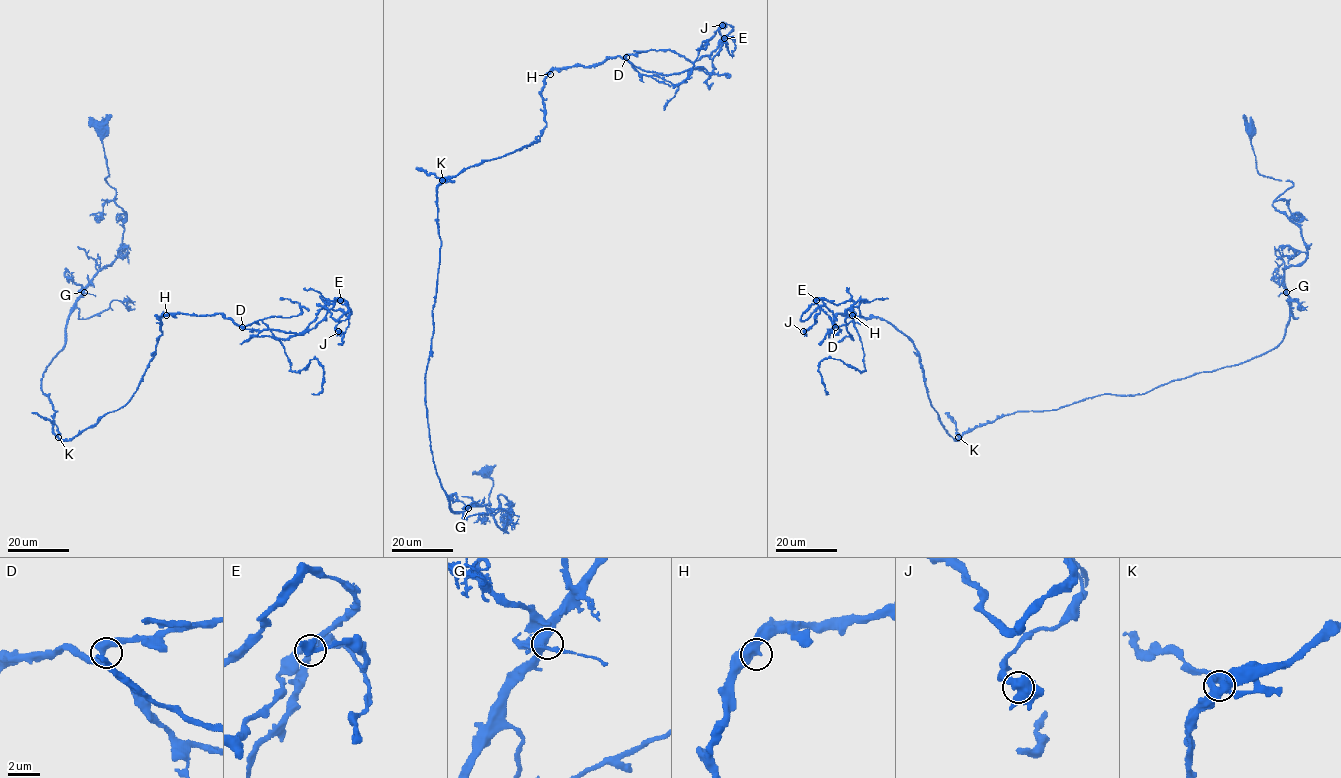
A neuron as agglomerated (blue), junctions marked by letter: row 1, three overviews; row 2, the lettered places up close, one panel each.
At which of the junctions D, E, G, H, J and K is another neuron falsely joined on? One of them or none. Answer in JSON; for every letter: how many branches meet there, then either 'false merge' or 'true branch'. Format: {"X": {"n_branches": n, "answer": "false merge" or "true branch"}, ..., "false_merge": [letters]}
{"D": {"n_branches": 3, "answer": "true branch"}, "E": {"n_branches": 3, "answer": "false merge"}, "G": {"n_branches": 4, "answer": "true branch"}, "H": {"n_branches": 3, "answer": "true branch"}, "J": {"n_branches": 2, "answer": "true branch"}, "K": {"n_branches": 3, "answer": "true branch"}, "false_merge": ["E"]}

